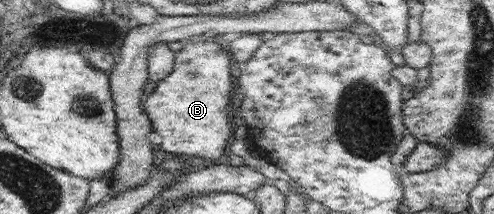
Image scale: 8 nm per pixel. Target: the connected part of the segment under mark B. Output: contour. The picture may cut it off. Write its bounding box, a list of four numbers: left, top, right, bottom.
[143,40,234,160]

